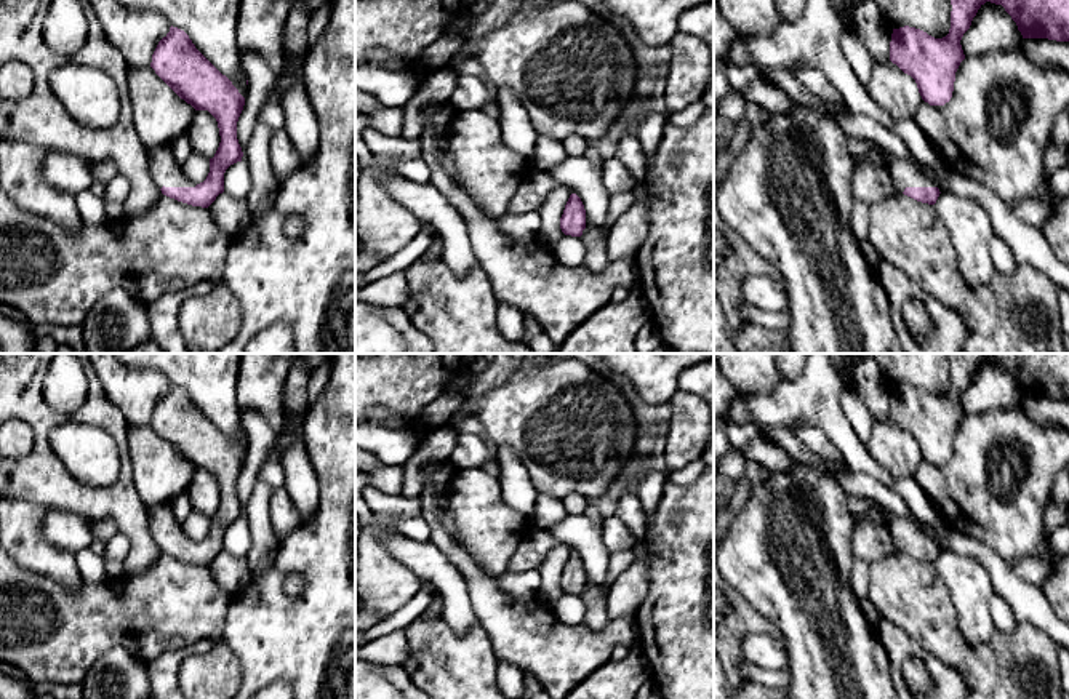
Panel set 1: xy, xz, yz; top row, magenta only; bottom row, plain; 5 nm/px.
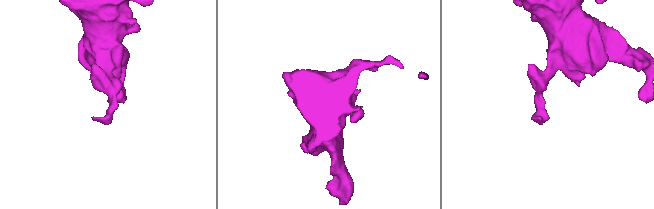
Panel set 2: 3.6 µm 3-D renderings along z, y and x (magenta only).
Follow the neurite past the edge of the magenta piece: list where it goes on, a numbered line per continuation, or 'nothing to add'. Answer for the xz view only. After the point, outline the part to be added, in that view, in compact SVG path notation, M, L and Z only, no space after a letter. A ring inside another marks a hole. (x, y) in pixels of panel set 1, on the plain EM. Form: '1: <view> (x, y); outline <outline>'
nothing to add

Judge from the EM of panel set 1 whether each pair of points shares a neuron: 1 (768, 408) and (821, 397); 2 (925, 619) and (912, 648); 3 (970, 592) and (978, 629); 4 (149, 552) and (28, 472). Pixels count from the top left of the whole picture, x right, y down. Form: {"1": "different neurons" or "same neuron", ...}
{"1": "same neuron", "2": "different neurons", "3": "same neuron", "4": "same neuron"}

